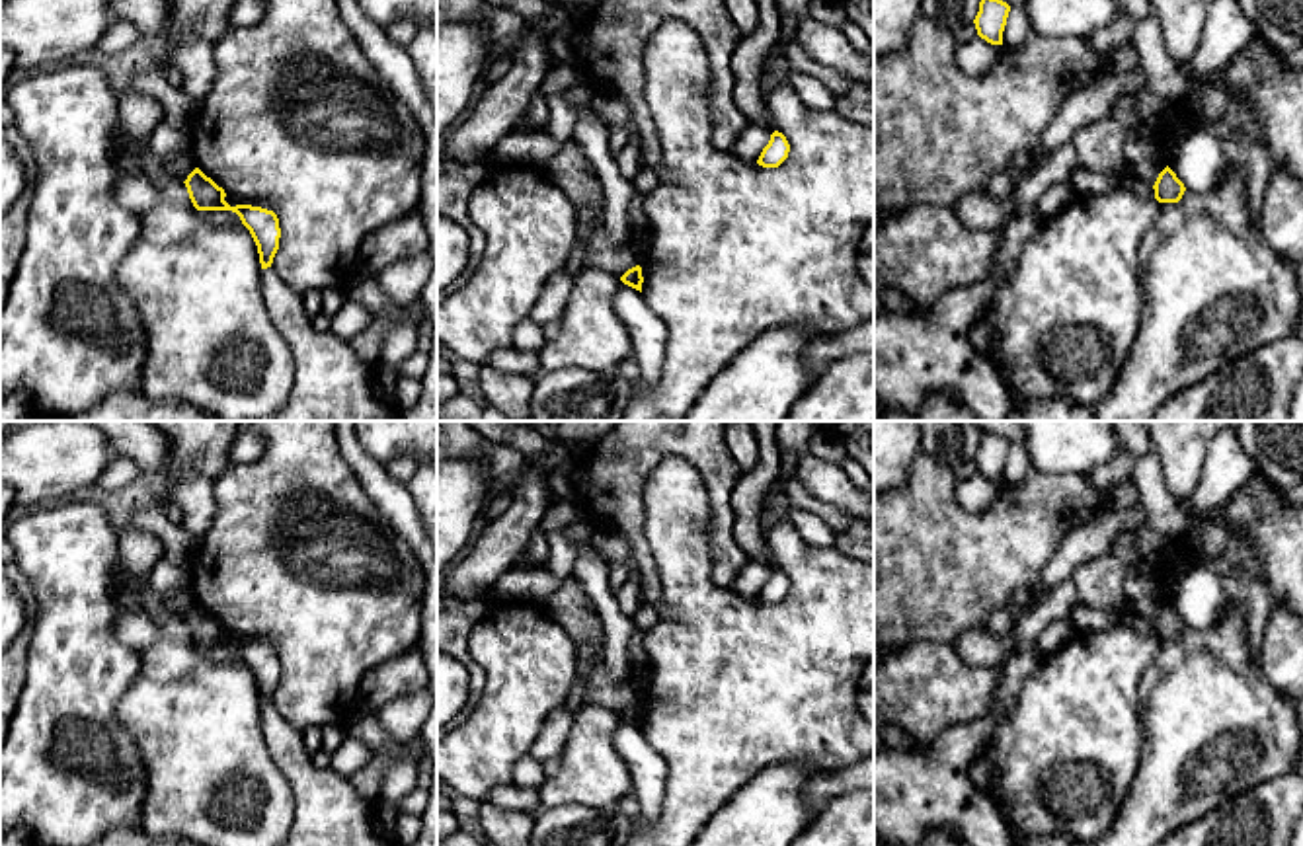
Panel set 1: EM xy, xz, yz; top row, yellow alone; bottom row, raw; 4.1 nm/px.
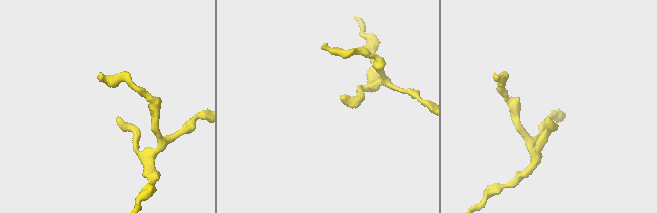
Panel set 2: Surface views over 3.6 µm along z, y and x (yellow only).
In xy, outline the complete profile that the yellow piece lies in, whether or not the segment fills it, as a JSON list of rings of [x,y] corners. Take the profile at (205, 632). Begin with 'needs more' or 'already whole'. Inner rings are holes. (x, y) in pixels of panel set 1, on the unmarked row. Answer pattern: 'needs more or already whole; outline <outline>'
already whole; outline [[[195,604],[183,620],[197,647],[236,649],[257,682],[261,706],[271,704],[281,674],[279,655],[273,647],[252,641],[230,643],[224,637],[224,626],[207,614],[199,604]]]

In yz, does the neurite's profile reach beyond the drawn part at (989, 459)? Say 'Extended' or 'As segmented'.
As segmented

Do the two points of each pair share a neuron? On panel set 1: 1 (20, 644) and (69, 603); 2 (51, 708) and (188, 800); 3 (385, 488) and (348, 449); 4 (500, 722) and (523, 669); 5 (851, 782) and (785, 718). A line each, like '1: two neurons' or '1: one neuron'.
1: two neurons
2: two neurons
3: one neuron
4: one neuron
5: two neurons

